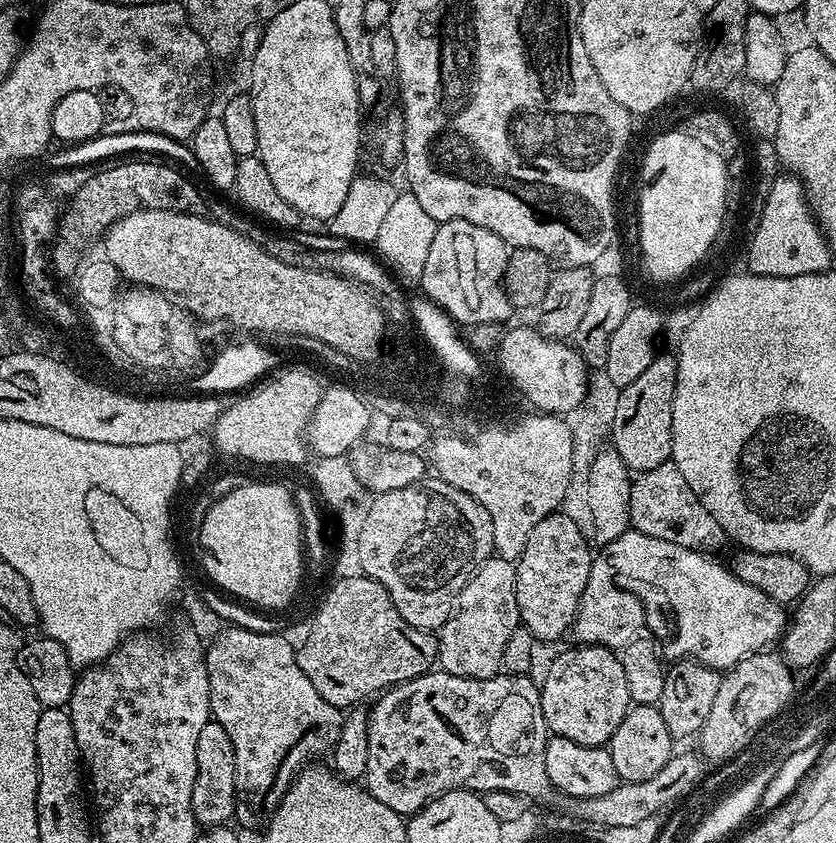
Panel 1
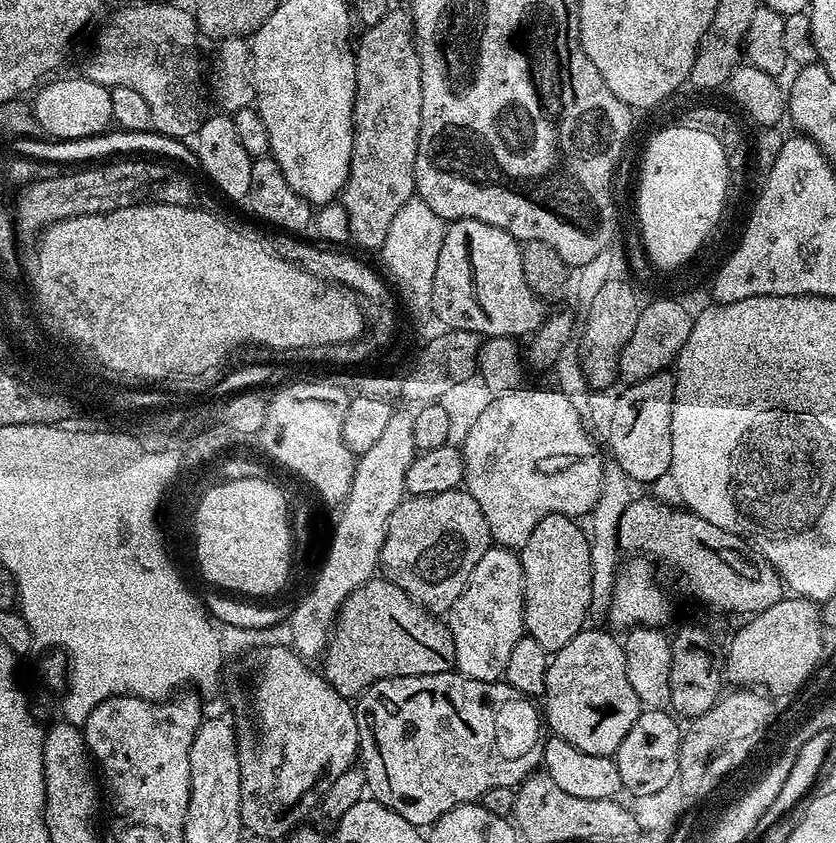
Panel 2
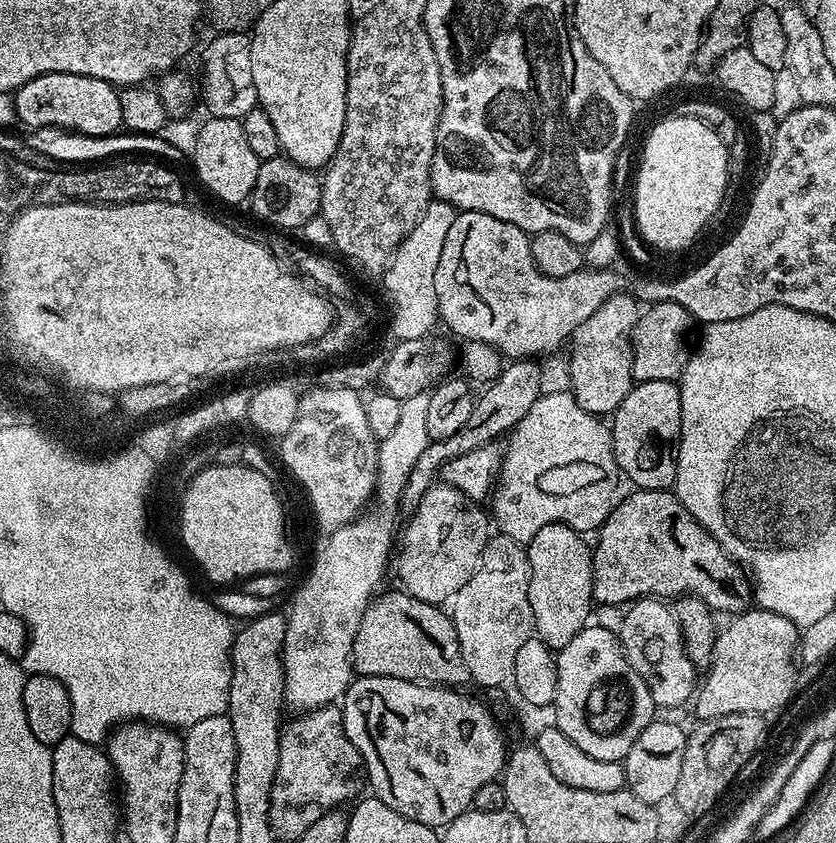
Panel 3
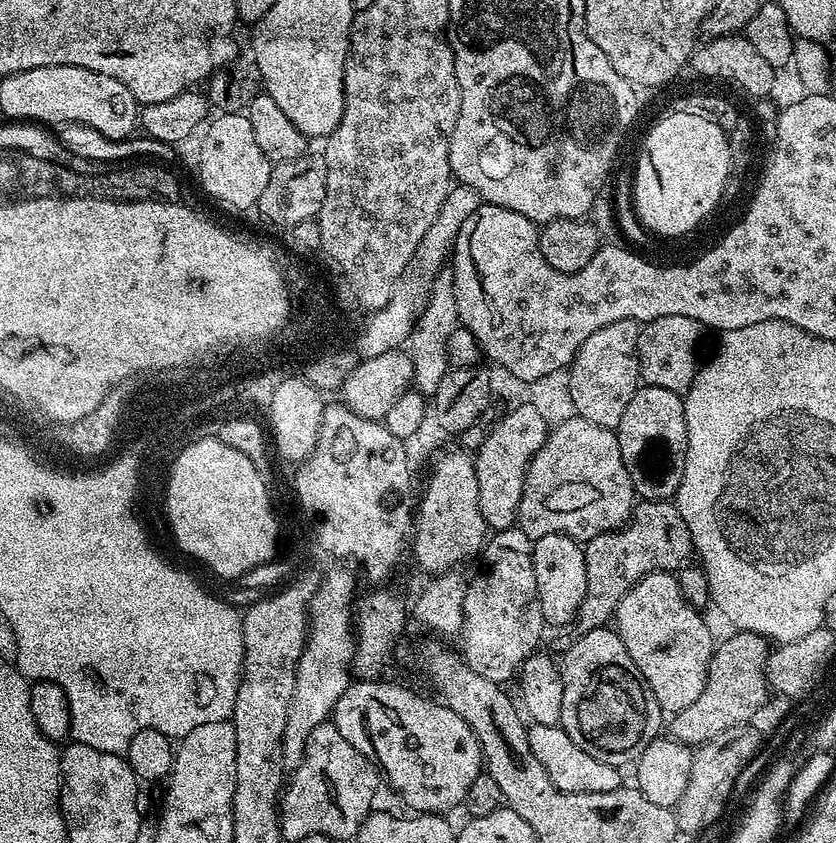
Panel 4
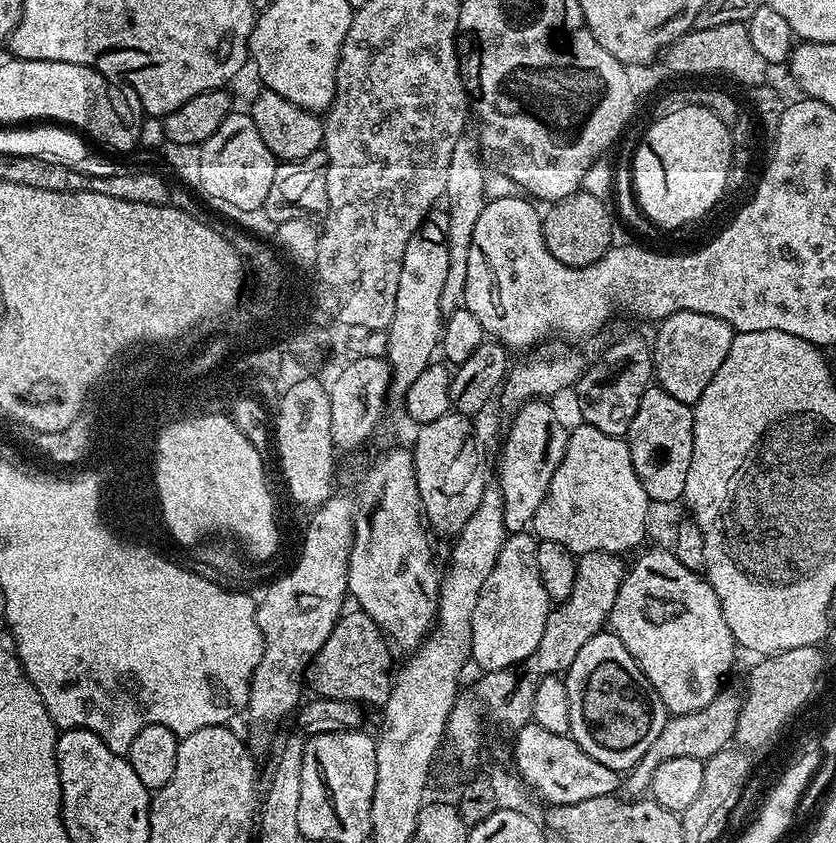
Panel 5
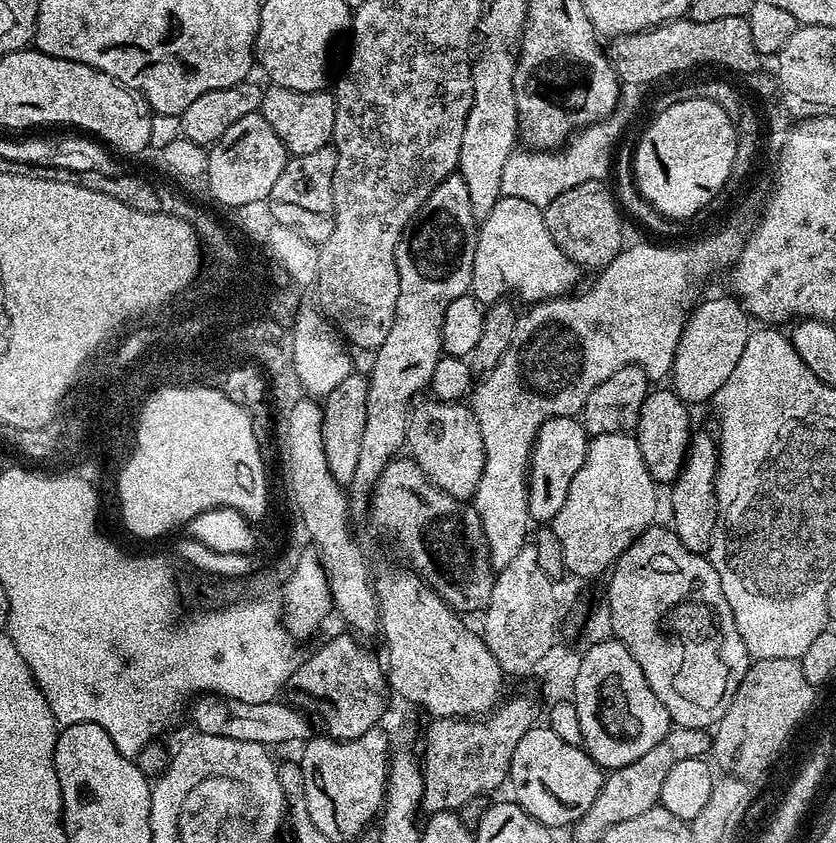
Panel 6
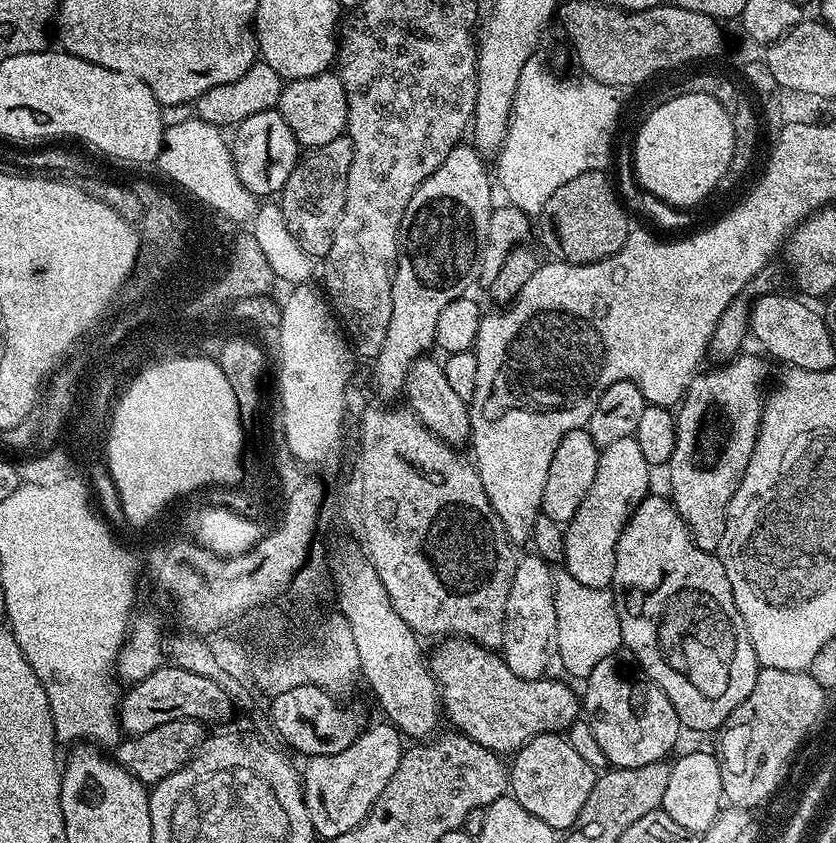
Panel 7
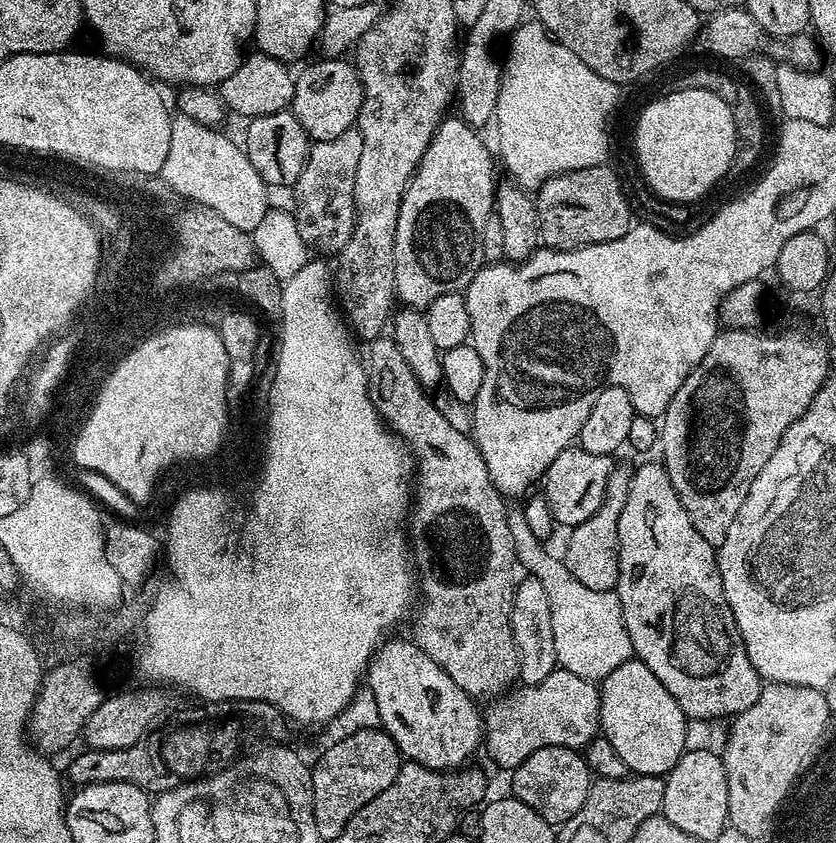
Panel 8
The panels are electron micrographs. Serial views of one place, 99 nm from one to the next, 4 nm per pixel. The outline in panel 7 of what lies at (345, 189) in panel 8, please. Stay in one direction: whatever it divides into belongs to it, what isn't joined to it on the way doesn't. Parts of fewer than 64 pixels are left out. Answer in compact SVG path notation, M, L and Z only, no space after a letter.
M347 134L334 138L334 142L326 142L326 146L307 149L297 160L290 178L286 178L286 186L278 194L282 218L286 218L286 226L290 229L290 234L294 234L294 242L298 242L298 246L302 246L302 250L306 250L306 254L314 258L328 256L330 246L334 246L334 230L338 230L338 218L342 218L342 210L346 202L346 182L353 158L354 150Z

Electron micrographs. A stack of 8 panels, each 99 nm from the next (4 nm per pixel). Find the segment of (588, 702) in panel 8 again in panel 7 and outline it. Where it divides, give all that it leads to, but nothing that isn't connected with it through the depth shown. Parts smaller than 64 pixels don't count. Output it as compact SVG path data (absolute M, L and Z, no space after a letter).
M452 638L447 641L448 648L436 648L430 652L430 667L432 677L440 685L440 703L443 715L453 729L469 736L474 742L486 746L491 752L497 754L515 754L526 742L530 742L535 736L541 736L547 732L557 734L567 733L568 728L581 715L582 704L576 696L560 680L527 680L518 678L514 670L504 661L503 655L497 654L481 644L475 644L472 640Z

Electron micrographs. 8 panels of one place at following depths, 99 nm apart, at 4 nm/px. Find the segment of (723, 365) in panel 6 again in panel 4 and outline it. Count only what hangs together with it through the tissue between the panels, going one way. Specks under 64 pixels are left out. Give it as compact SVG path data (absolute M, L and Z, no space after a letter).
M670 314L647 321L640 329L638 338L638 362L640 379L645 385L653 384L662 390L687 392L694 382L696 371L700 369L700 343L704 340L706 329L694 318L682 318L682 314Z

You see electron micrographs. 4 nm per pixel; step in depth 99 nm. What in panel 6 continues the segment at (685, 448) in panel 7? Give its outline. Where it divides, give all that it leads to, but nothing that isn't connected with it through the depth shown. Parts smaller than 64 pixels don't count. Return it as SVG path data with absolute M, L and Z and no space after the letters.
M693 435L688 446L688 457L684 459L684 468L680 477L671 485L672 521L670 527L675 532L678 542L686 550L706 554L712 545L712 535L716 529L716 465L718 452L714 440L708 436Z

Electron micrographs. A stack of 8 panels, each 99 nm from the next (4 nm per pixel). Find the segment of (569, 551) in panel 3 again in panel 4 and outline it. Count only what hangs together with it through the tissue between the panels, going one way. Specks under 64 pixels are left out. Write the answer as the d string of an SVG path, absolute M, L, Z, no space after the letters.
M546 534L533 543L532 561L545 625L571 625L582 606L582 598L586 598L586 558L581 541L566 534Z

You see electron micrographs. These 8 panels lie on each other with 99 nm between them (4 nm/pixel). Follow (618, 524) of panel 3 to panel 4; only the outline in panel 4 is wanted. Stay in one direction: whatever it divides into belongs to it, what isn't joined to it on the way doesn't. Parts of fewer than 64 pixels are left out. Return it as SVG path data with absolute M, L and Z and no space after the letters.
M646 500L637 503L632 510L632 516L623 528L615 532L603 532L593 540L583 545L586 558L586 598L582 598L582 606L578 610L574 621L577 633L589 632L595 628L603 628L609 623L615 613L620 599L631 590L636 583L648 572L675 573L685 562L693 559L694 549L692 535L672 500Z

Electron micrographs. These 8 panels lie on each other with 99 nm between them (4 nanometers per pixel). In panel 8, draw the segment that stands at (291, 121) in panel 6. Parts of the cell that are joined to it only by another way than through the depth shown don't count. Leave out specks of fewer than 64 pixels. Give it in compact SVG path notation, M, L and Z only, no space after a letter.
M320 58L317 61L317 64L310 65L304 73L299 73L296 76L294 98L292 99L292 107L290 109L294 114L294 118L298 118L298 126L302 126L302 130L306 130L309 141L312 142L338 138L338 134L353 128L360 119L360 111L364 101L364 87L360 81L360 75L355 63L349 62L344 58L338 60Z

